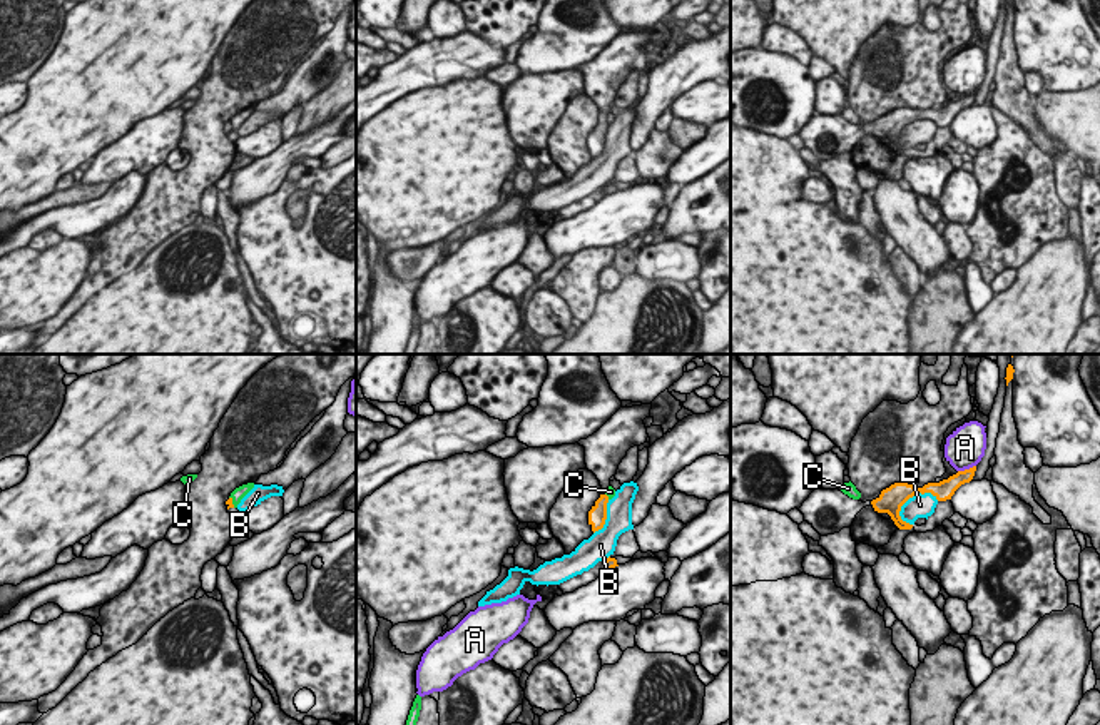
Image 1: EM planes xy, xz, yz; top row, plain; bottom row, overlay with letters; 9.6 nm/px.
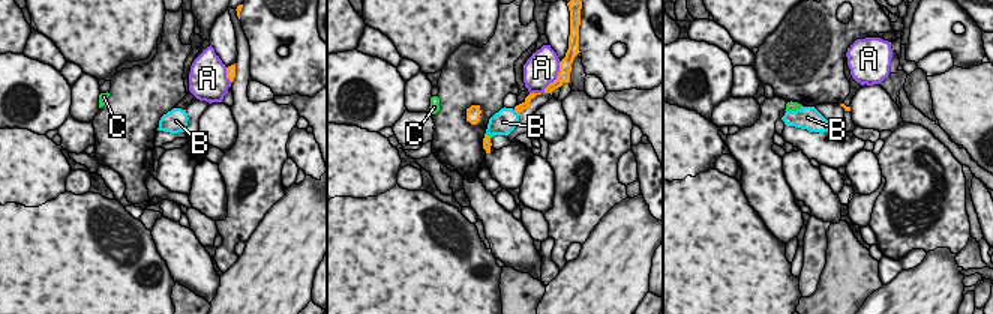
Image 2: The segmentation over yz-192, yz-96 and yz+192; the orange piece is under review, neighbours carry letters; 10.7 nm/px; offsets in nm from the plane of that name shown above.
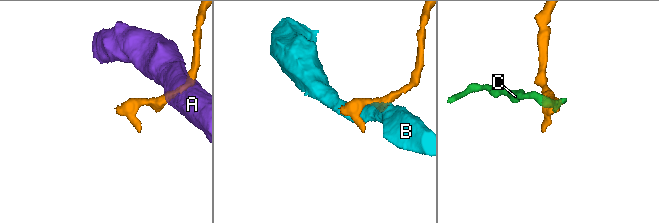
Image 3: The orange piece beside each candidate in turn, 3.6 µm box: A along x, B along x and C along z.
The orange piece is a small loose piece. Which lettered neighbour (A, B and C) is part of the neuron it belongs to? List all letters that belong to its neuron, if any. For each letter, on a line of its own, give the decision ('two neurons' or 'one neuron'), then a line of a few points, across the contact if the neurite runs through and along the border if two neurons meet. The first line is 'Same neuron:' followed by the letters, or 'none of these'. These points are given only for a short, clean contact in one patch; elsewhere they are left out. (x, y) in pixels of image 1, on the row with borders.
Same neuron: none of these
A: two neurons
B: two neurons
C: two neurons; line xy (229, 496), (234, 506)

